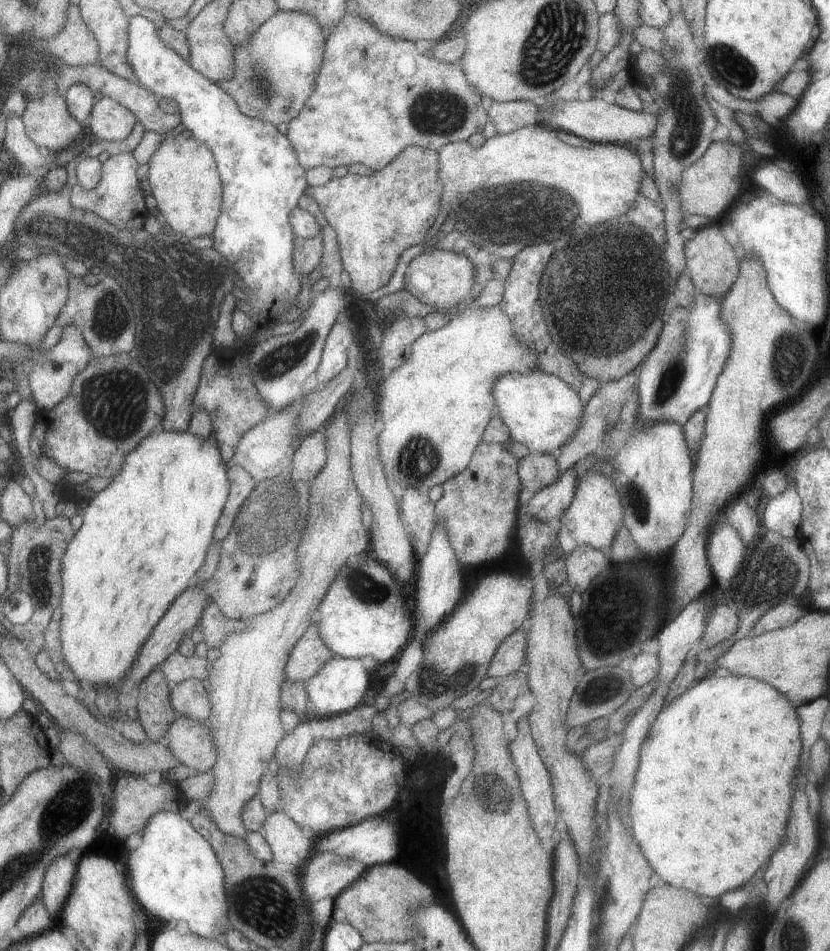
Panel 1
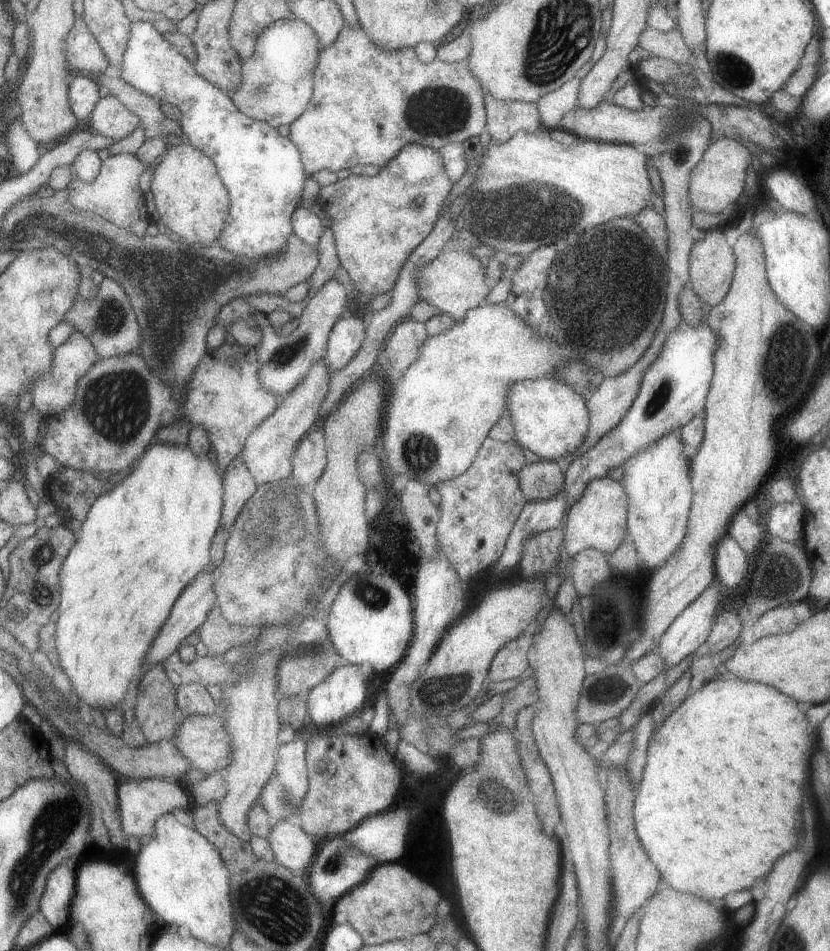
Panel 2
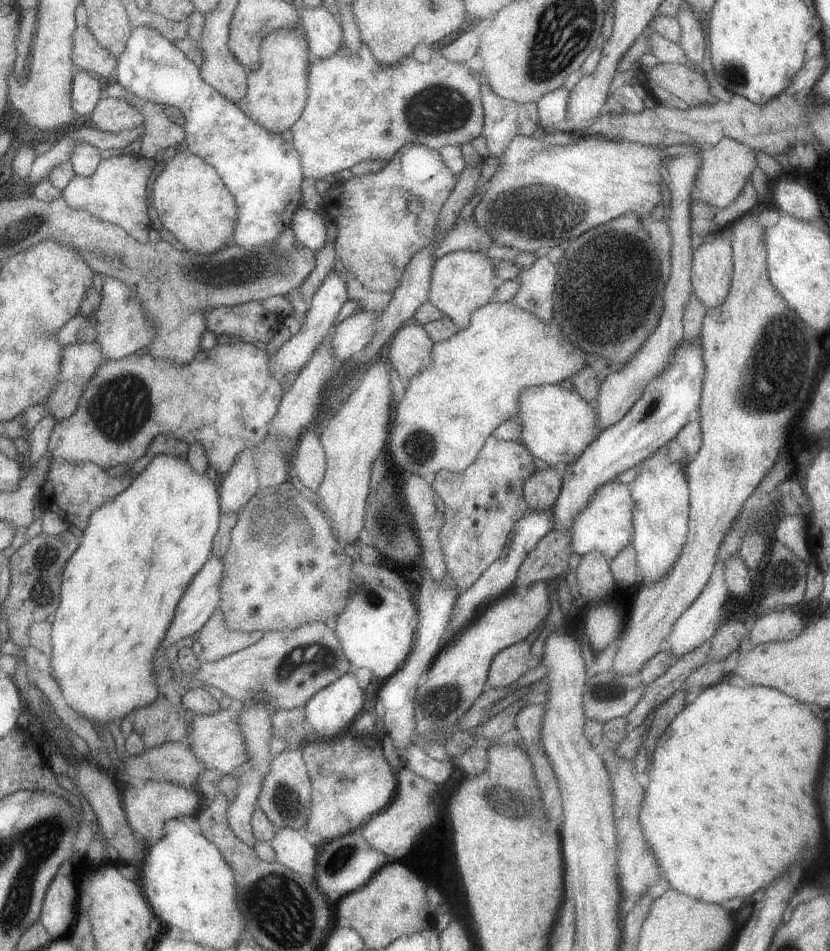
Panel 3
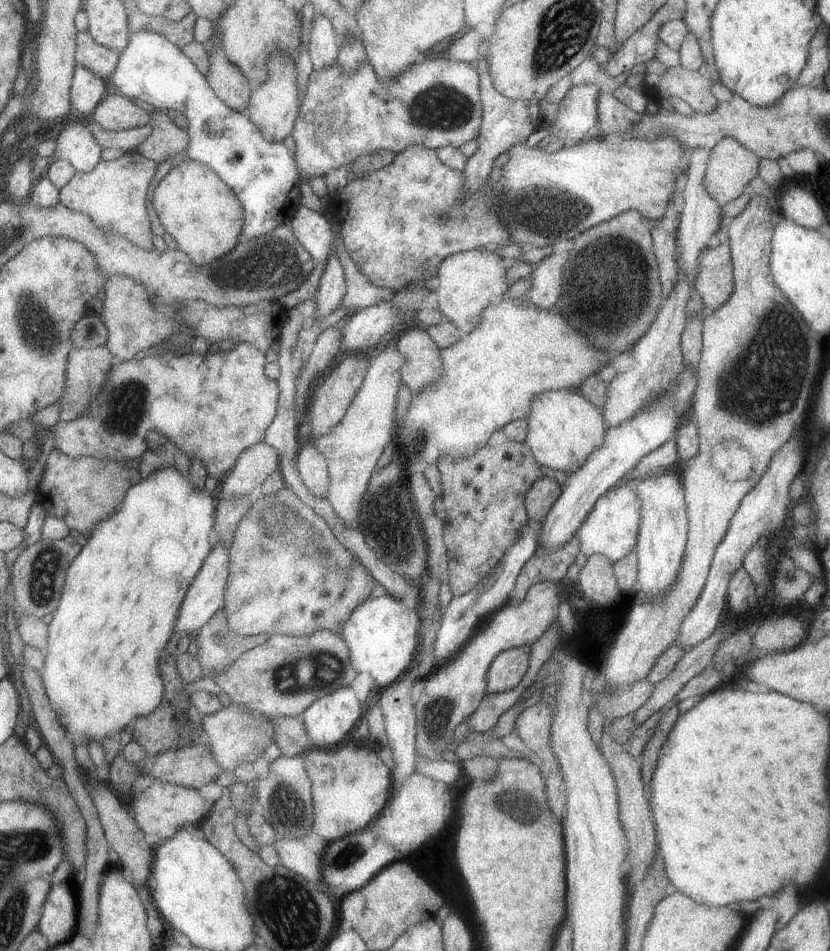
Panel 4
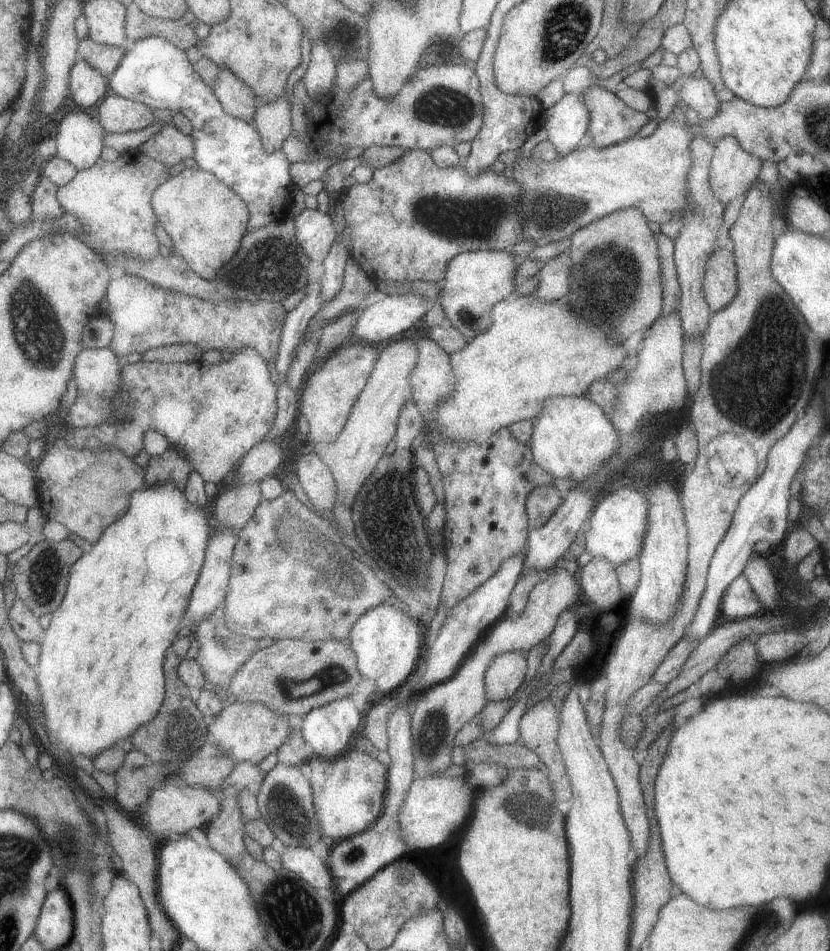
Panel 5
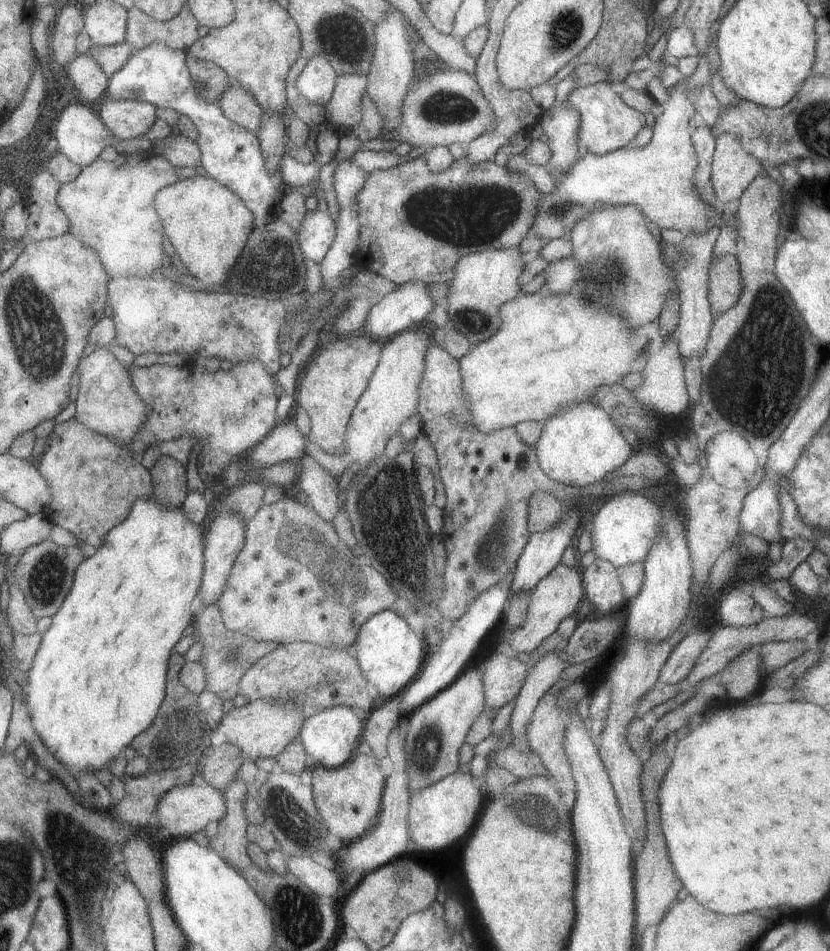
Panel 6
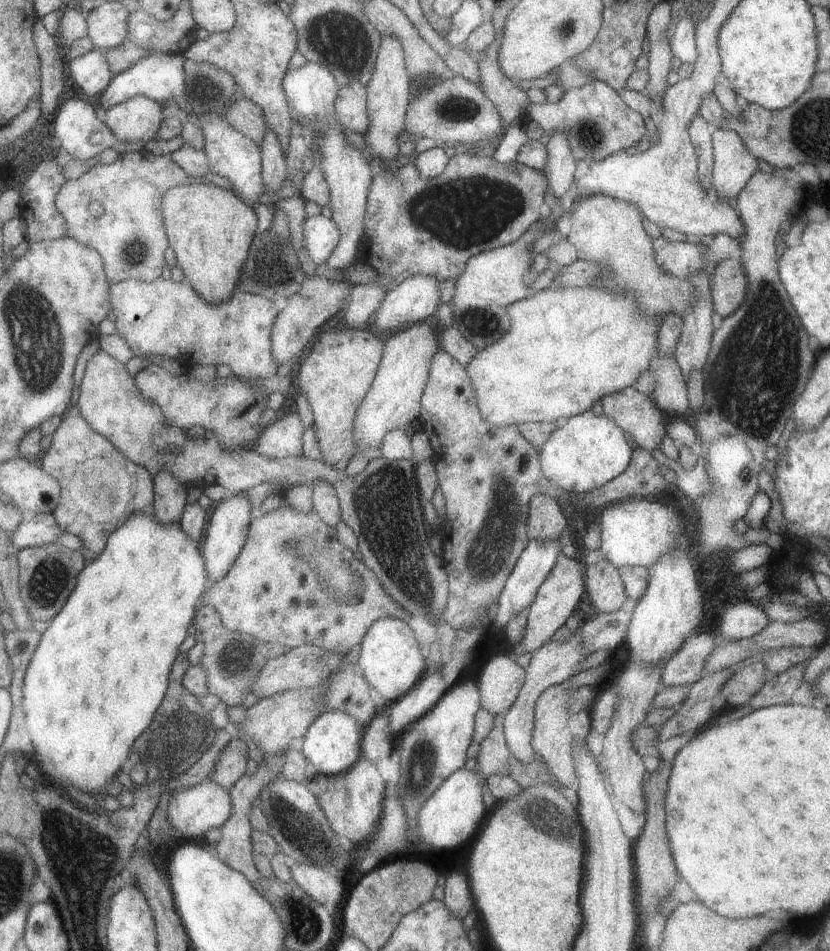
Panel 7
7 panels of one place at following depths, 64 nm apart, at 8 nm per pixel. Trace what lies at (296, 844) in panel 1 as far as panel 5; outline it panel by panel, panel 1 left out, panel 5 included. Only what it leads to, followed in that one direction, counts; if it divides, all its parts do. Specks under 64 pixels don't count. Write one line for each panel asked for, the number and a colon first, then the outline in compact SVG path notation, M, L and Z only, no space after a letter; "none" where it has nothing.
2: M279 820L265 838L275 854L275 862L295 874L307 874L315 852L313 836L291 820Z
3: M279 828L275 830L275 836L271 840L271 848L277 856L277 862L281 862L285 868L301 874L301 876L313 876L317 866L317 852L315 846L311 846L301 830L295 828Z
4: M277 838L275 844L279 864L289 868L291 872L311 880L321 882L321 856L305 846L301 838Z
5: M283 844L279 858L281 858L281 864L283 864L285 870L299 876L301 880L311 884L313 888L329 890L333 886L325 862L321 862L309 848Z

